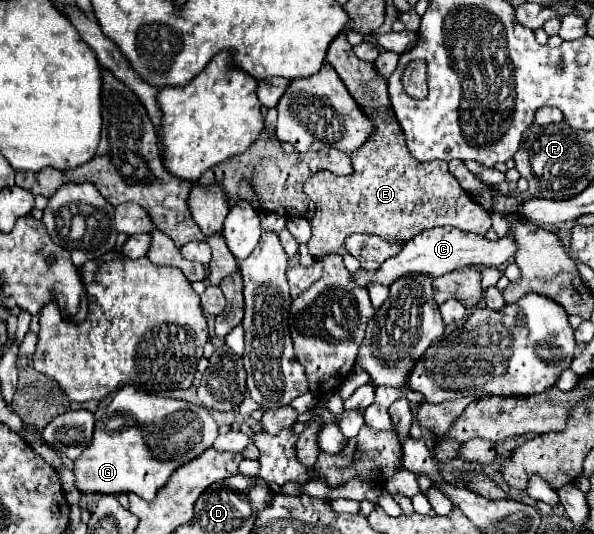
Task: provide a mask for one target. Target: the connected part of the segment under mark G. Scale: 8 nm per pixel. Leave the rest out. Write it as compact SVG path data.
M124 385L116 391L110 407L106 407L96 421L90 447L74 461L76 487L82 495L136 493L150 501L168 481L170 473L200 457L200 453L212 447L216 435L218 425L206 407L146 395L132 385Z

